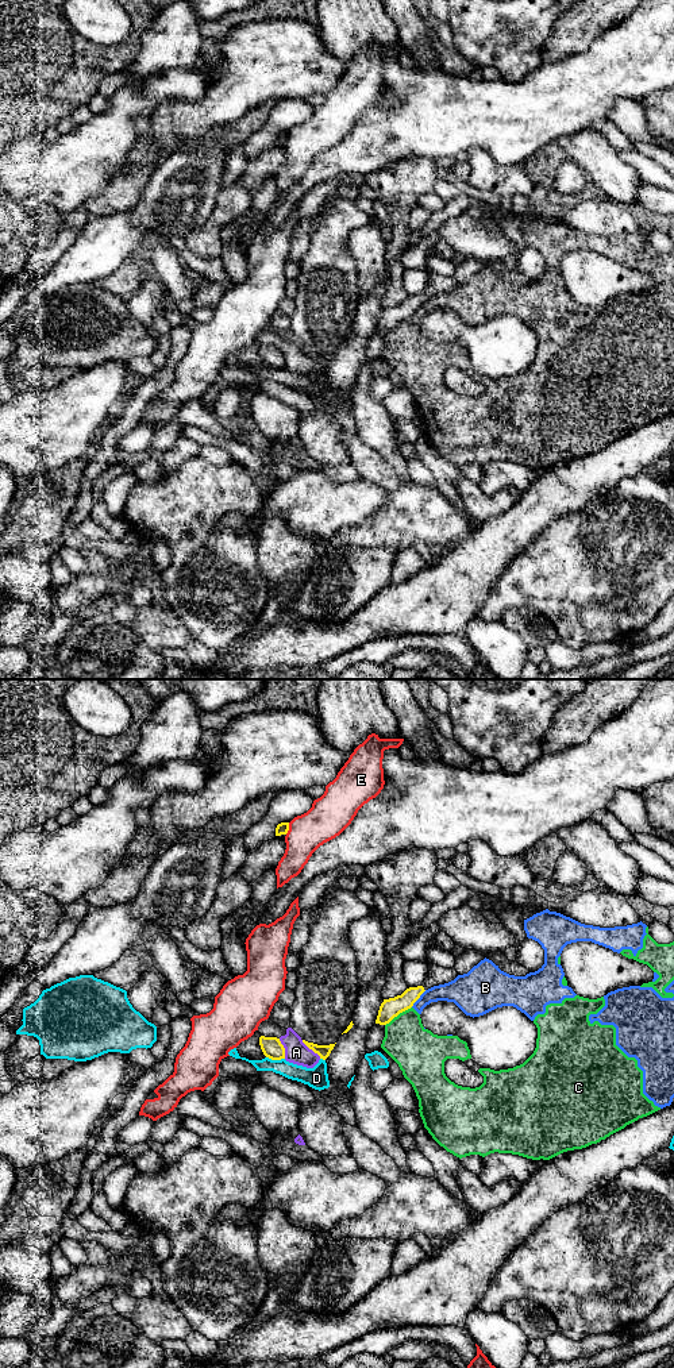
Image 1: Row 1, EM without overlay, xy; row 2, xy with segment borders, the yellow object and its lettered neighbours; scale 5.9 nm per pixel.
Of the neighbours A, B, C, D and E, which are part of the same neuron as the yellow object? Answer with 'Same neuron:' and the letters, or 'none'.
Same neuron: none

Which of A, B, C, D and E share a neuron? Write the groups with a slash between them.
A / B C / D / E

